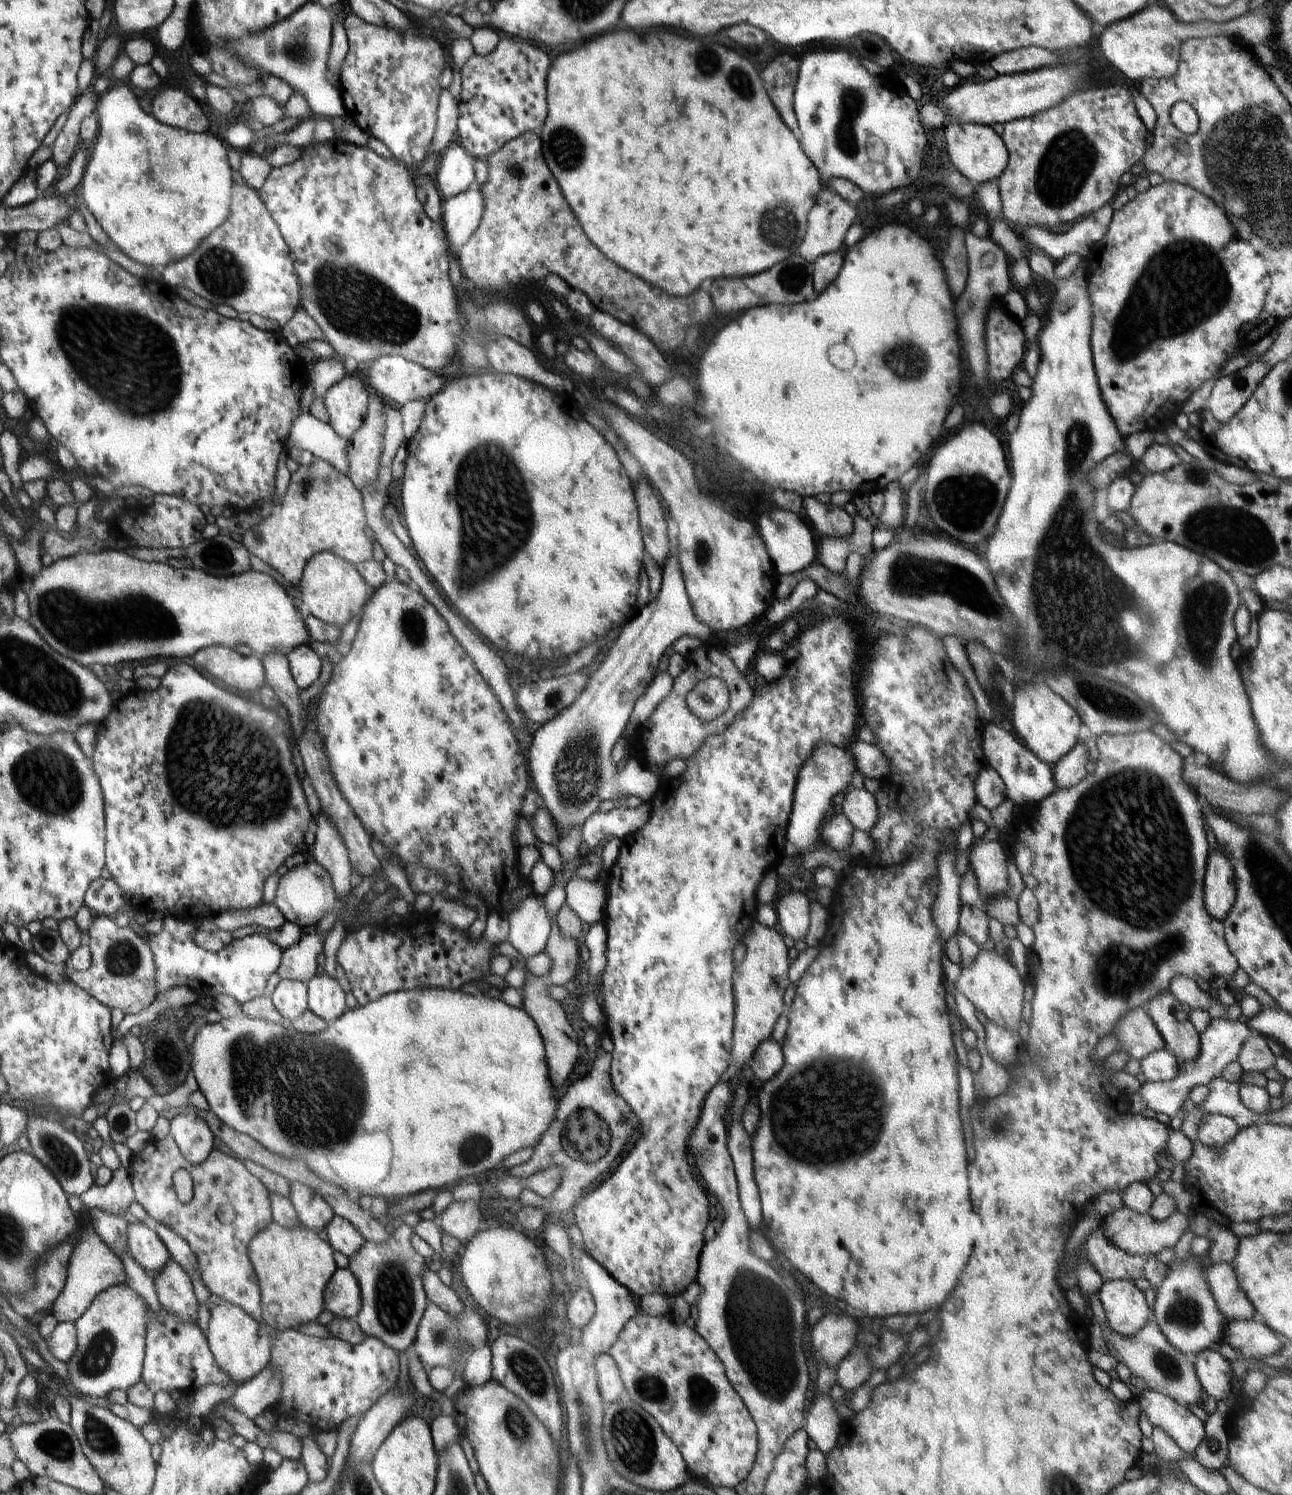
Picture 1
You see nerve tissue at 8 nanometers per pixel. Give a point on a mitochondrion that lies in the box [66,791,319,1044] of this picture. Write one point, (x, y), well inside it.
(123, 958)

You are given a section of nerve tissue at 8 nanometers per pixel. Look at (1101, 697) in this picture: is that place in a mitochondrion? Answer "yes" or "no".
yes

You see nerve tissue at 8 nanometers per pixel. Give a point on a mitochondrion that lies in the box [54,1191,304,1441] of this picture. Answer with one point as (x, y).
(99, 1355)

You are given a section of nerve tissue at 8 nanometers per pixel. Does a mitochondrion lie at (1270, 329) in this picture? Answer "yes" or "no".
no

